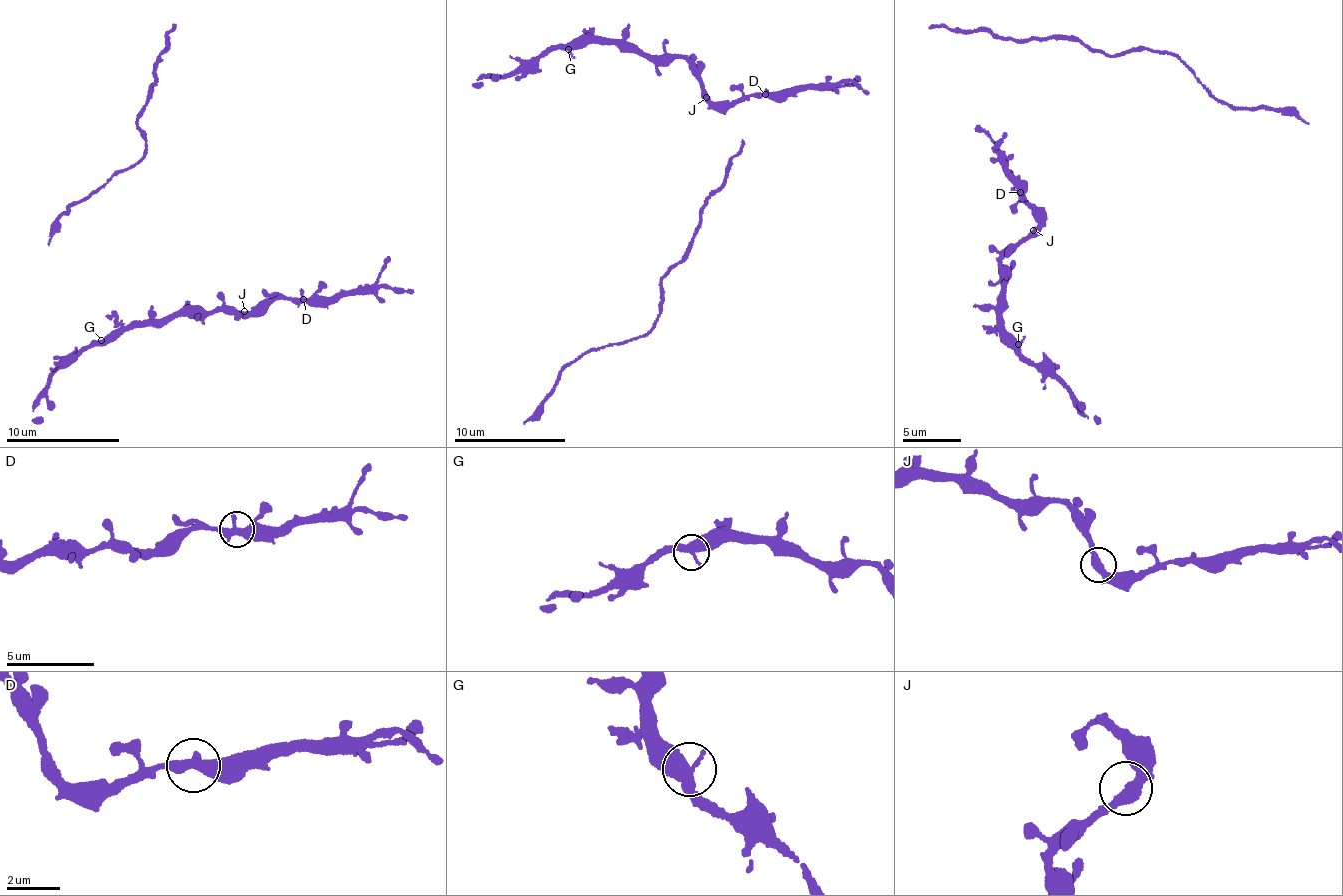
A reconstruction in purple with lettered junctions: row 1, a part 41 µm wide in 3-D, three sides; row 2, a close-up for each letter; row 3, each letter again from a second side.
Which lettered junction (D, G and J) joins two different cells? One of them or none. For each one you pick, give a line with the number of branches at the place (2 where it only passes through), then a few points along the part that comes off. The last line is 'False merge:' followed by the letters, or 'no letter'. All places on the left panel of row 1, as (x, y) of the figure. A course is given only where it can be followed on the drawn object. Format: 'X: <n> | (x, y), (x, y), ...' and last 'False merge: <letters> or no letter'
False merge: no letter

